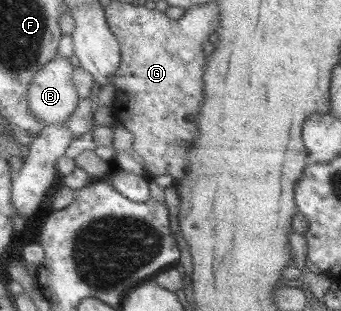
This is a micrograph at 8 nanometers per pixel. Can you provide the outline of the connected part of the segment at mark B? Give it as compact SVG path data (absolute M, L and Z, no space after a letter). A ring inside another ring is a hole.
M59 56L43 67L31 82L29 92L30 108L46 123L46 127L51 124L63 123L71 112L77 107L80 97L72 82L73 66L68 58Z

